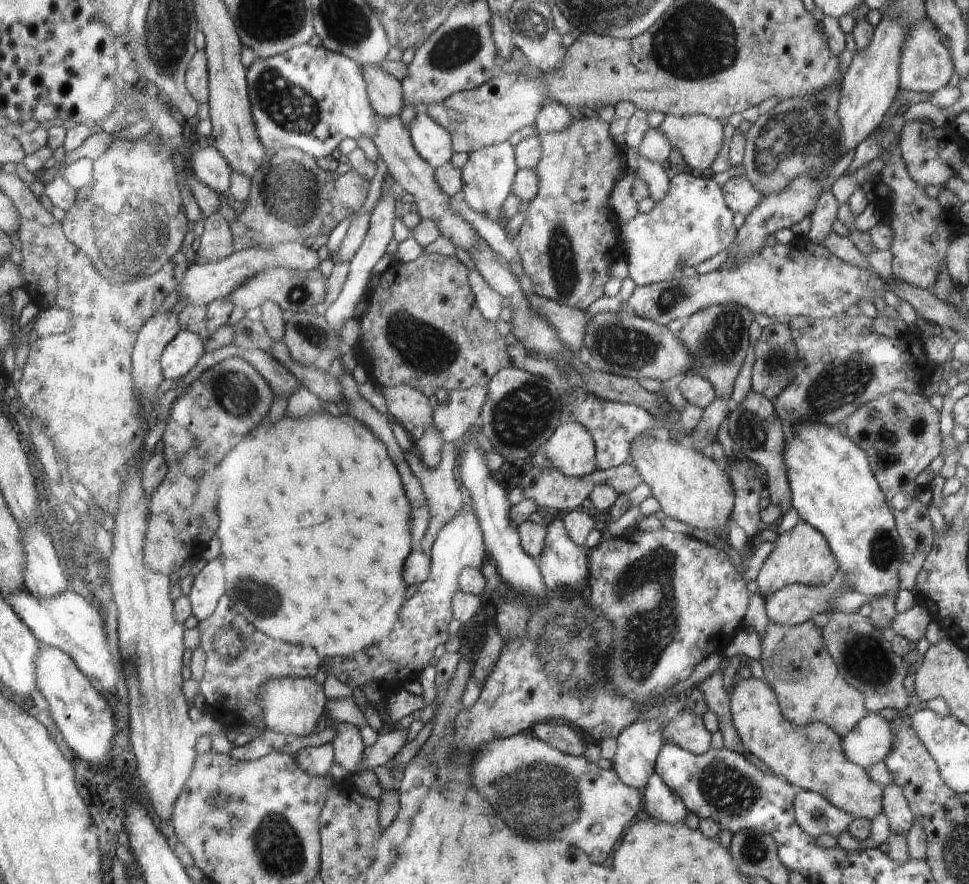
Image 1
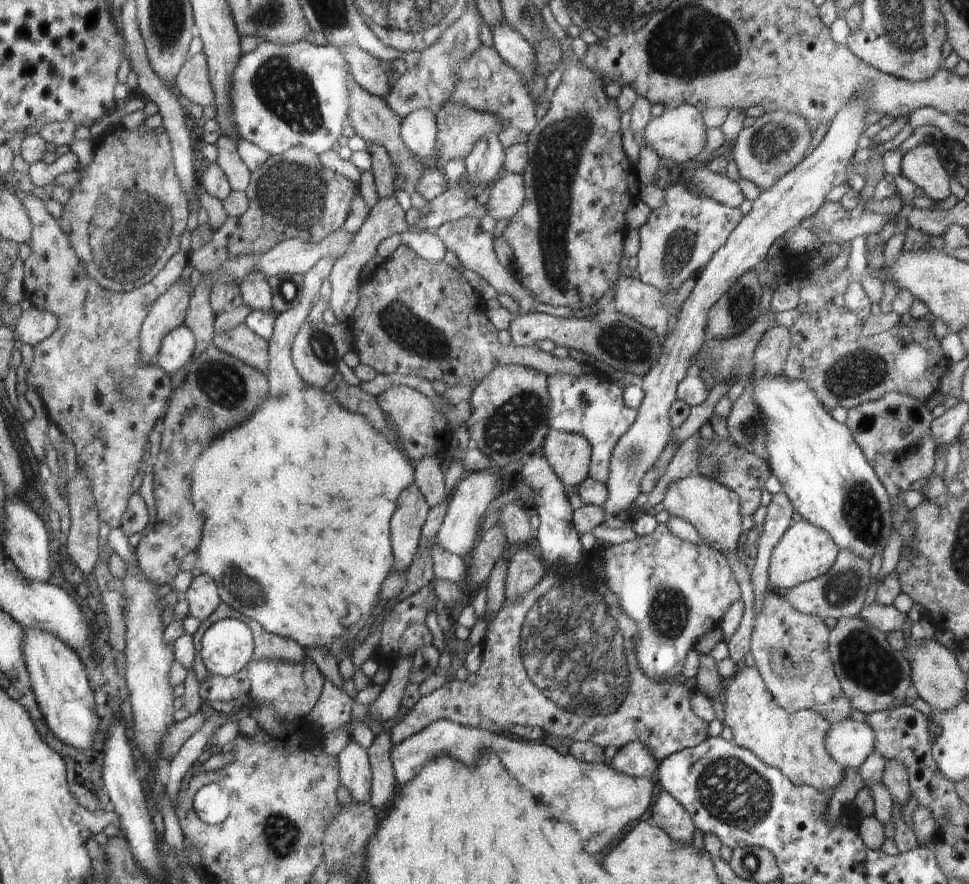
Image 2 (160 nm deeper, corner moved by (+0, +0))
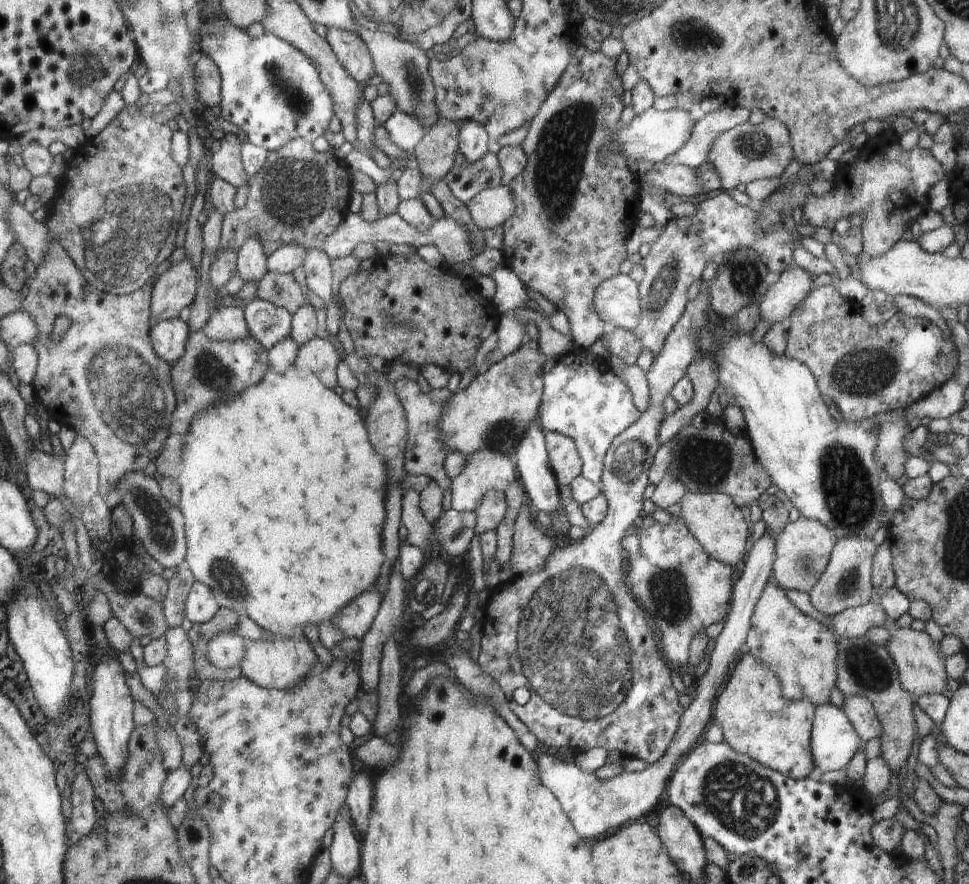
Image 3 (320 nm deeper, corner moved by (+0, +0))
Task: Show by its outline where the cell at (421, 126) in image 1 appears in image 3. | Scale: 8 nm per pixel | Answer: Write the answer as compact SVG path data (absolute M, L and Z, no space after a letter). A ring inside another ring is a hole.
M400 108L394 110L391 118L383 125L392 138L392 142L404 151L413 151L421 144L427 129L422 126L420 118L414 118Z

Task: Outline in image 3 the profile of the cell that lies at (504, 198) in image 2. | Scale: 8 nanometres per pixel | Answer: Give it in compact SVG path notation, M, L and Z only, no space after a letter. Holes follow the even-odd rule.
M507 182L478 192L465 206L472 216L475 227L480 231L503 226L516 212L514 196Z

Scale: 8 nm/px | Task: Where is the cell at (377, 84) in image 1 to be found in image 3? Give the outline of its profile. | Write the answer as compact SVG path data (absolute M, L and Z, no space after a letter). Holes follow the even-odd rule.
M328 28L325 40L358 83L365 85L364 80L368 80L372 72L377 72L373 58L370 58L368 44L364 43L354 32Z

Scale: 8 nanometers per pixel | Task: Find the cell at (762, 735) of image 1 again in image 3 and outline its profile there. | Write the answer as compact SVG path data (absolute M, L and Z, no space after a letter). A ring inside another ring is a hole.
M748 653L734 666L725 681L726 688L715 700L718 703L714 723L720 726L724 741L741 754L748 754L763 766L802 780L817 768L813 756L813 726L817 708L810 700L790 702L781 692L774 671L756 662Z

